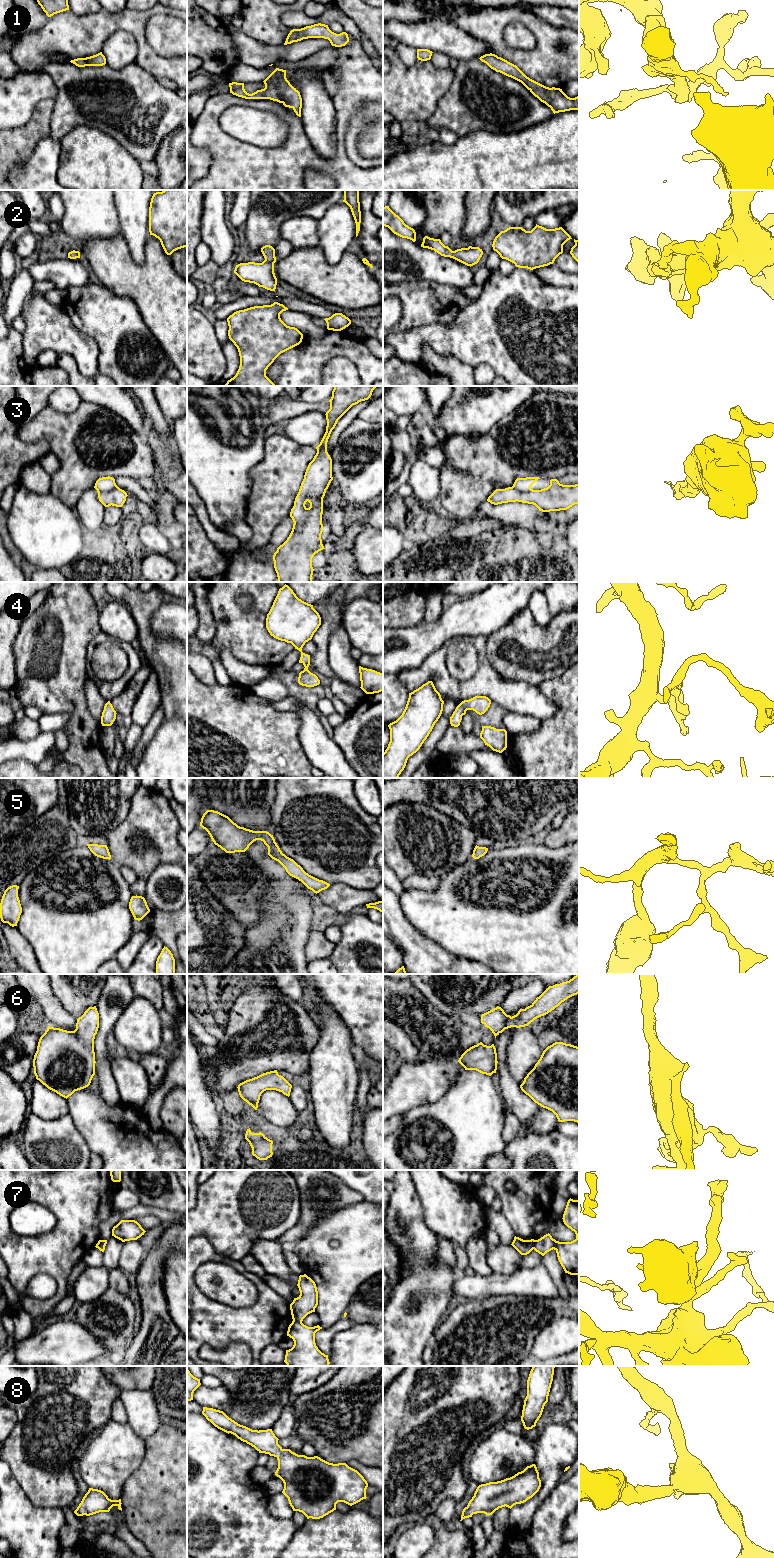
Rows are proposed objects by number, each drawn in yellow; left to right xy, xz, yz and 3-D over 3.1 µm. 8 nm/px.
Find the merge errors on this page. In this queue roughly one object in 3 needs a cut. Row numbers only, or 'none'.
7

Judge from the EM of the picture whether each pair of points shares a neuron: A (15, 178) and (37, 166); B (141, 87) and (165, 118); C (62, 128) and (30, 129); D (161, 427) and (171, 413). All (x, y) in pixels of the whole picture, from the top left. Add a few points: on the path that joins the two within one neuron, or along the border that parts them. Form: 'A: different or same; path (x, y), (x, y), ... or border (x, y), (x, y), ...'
A: same; path (20, 177), (26, 177), (32, 171)
B: same; path (151, 97), (155, 101), (166, 103), (169, 108)
C: different; border (54, 105), (51, 111), (49, 135)
D: different; border (156, 398), (162, 414), (167, 419)

